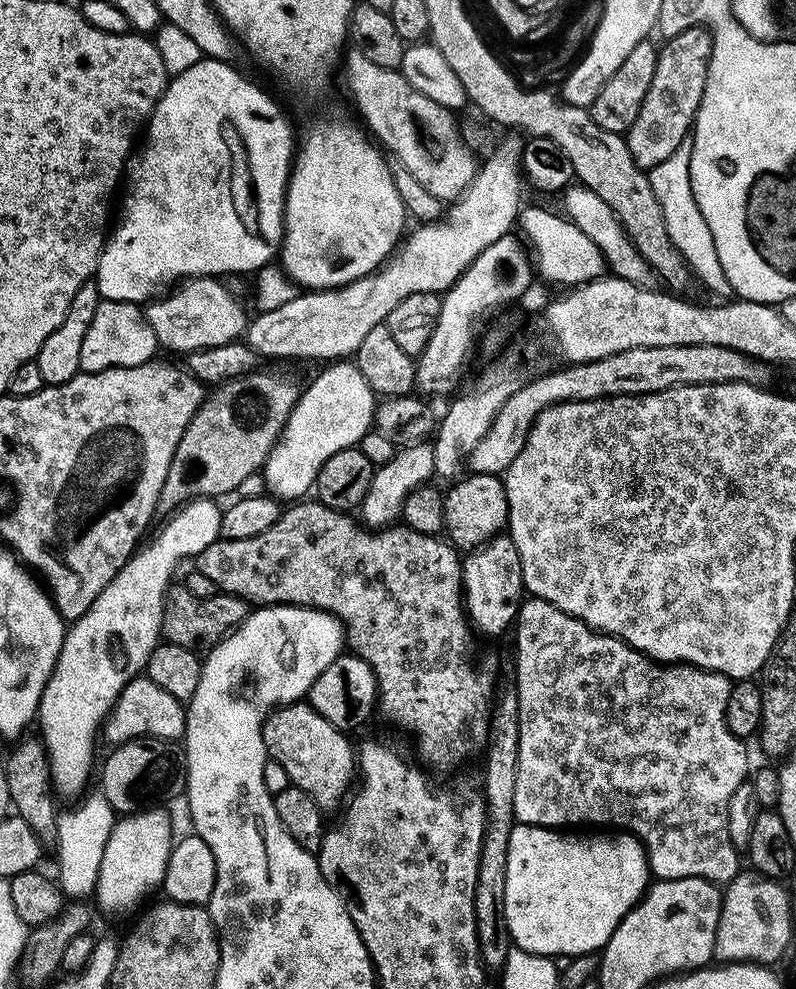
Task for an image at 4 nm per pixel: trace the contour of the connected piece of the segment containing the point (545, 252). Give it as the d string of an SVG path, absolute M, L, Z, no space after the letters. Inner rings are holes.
M525 207L519 214L519 227L528 234L527 243L536 246L534 250L535 267L548 280L557 280L567 286L579 286L589 280L599 280L605 275L606 261L603 253L572 221L558 214L547 212L544 208Z

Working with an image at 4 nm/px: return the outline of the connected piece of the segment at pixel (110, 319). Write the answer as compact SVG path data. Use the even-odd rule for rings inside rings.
M101 299L98 310L94 310L94 318L90 322L90 330L86 330L86 338L82 338L80 372L104 372L108 368L138 366L153 359L157 352L156 335L150 326L145 309L139 303L130 300Z

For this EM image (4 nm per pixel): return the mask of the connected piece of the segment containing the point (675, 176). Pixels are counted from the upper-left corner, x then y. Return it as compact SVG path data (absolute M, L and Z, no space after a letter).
M685 142L678 146L678 150L674 150L674 154L666 158L666 162L658 162L658 166L650 169L648 181L662 206L668 237L674 242L685 265L691 271L692 268L696 271L697 278L716 295L716 298L728 298L733 295L732 287L722 270L722 262L718 262L718 250L714 250L714 234L710 234L710 226L706 224L706 218L702 218L702 210L698 210L698 202L690 186L691 153L691 143Z

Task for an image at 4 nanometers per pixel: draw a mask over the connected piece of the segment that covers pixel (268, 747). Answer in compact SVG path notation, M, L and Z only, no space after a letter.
M307 702L286 704L277 708L264 722L264 748L269 757L280 763L280 768L297 788L306 790L321 810L336 808L344 796L344 780L358 772L358 756L354 744Z

